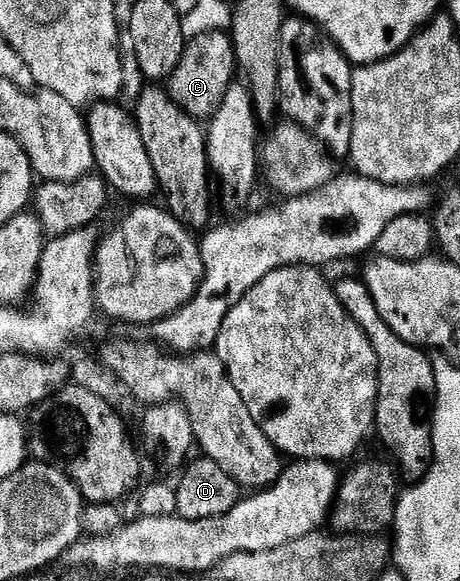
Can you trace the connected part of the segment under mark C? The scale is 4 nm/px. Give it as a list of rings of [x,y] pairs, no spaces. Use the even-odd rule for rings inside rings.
[[[228,33],[204,34],[198,38],[188,39],[183,60],[175,68],[175,72],[167,79],[167,91],[176,105],[183,112],[196,120],[208,120],[223,104],[223,96],[227,96],[227,88],[239,74],[237,54],[233,50],[233,39]]]

